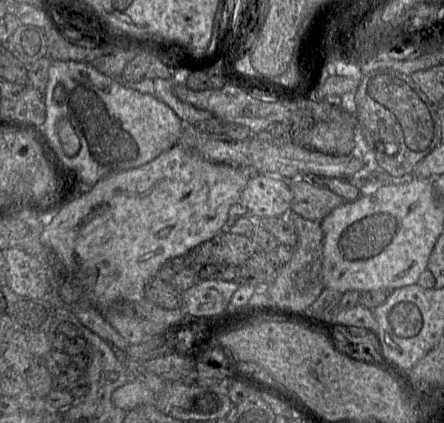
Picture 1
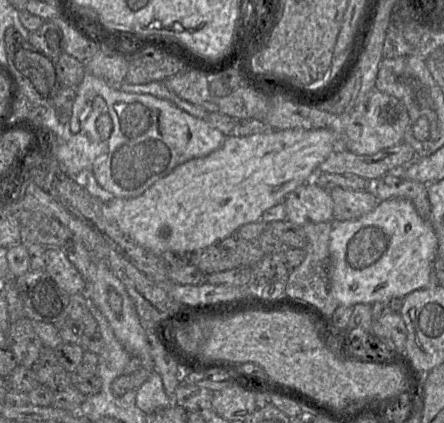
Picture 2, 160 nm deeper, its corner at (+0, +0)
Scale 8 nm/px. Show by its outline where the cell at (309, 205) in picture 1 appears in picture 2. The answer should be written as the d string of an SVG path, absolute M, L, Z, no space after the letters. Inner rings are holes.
M334 188L329 192L333 200L333 222L357 219L379 204L379 200L366 190Z

